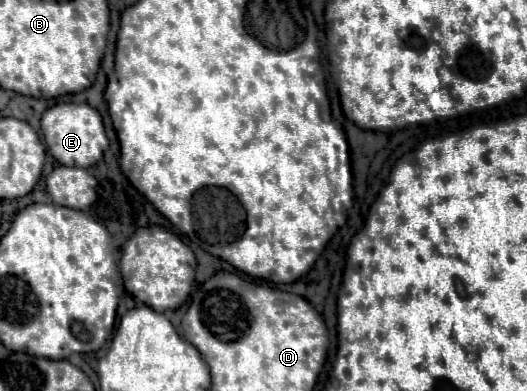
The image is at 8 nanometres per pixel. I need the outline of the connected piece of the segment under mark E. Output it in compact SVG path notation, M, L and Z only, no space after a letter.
M60 102L50 106L40 120L44 142L50 150L50 154L64 166L80 166L90 168L98 160L102 160L104 150L108 148L108 138L104 134L102 118L100 114L88 106L88 104L76 104L76 102Z

